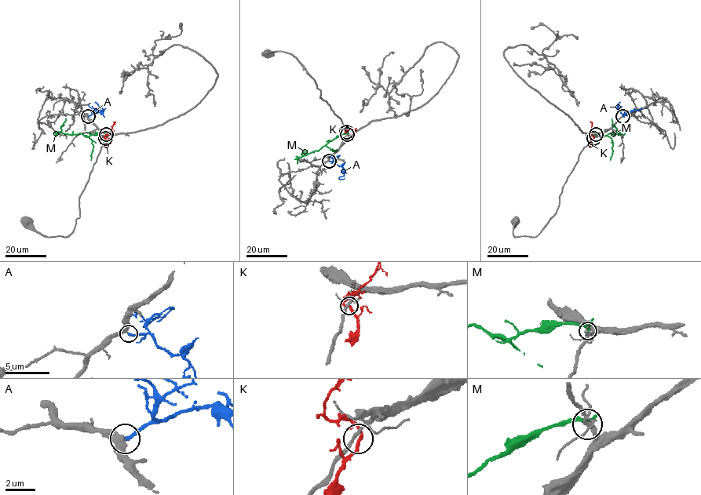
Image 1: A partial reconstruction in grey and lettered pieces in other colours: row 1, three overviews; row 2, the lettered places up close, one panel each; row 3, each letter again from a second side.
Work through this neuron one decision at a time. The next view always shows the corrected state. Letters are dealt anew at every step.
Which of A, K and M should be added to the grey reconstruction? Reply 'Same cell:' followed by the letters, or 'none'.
Same cell: M

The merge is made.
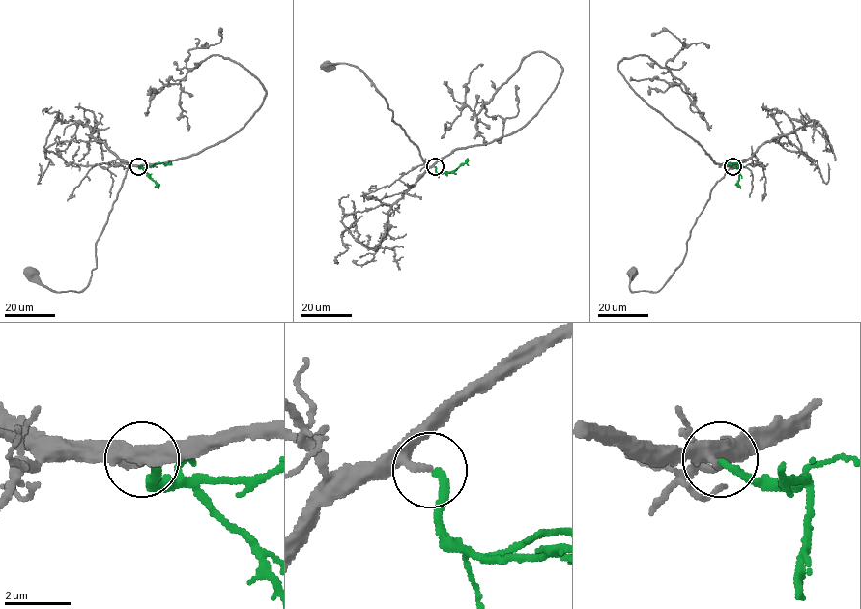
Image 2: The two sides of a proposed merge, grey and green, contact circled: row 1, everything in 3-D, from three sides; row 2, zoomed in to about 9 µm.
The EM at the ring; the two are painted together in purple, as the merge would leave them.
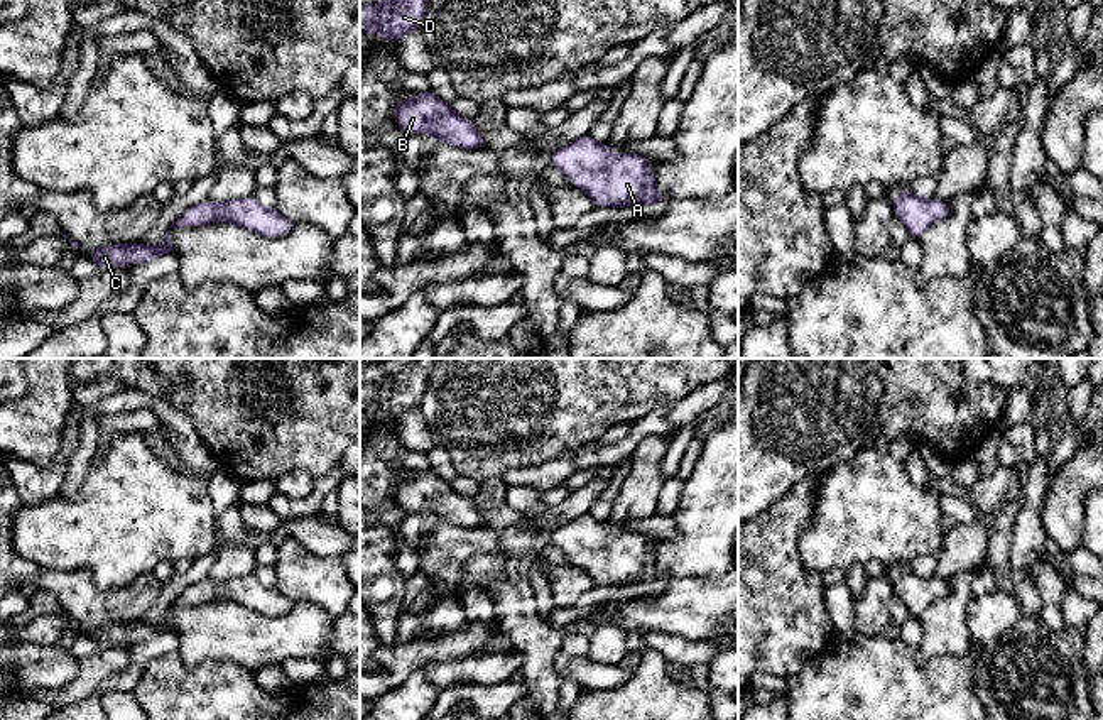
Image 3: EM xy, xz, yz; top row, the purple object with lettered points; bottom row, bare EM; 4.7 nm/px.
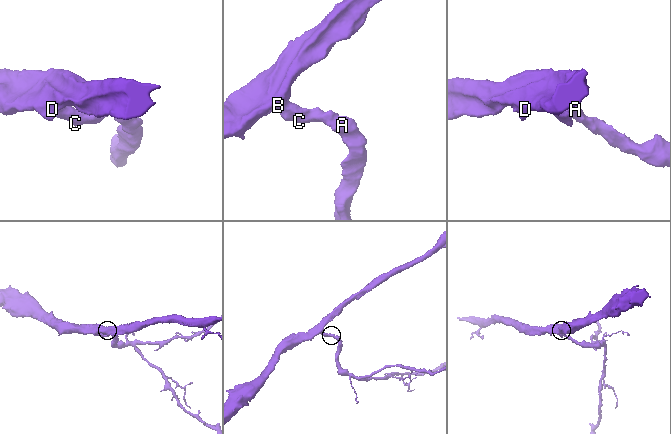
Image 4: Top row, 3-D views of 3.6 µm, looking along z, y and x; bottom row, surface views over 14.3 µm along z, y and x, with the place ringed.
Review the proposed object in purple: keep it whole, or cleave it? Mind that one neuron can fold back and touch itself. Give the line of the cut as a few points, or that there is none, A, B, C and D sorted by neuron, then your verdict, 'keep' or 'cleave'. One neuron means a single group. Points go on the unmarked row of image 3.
no cut | A B C D | keep

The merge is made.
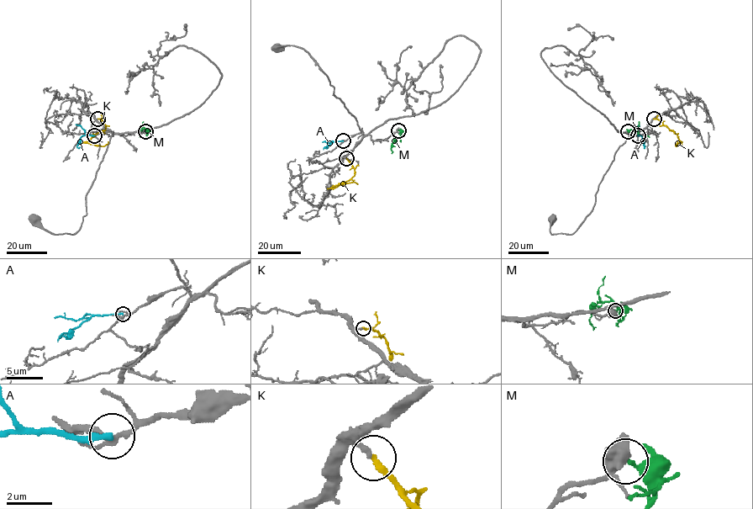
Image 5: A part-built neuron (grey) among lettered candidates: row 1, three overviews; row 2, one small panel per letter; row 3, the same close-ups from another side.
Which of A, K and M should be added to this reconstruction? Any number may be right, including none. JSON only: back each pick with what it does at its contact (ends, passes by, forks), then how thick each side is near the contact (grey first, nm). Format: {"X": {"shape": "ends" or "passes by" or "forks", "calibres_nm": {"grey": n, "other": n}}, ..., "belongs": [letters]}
{"K": {"shape": "ends", "calibres_nm": {"grey": 220, "other": 220}}, "belongs": ["K"]}

